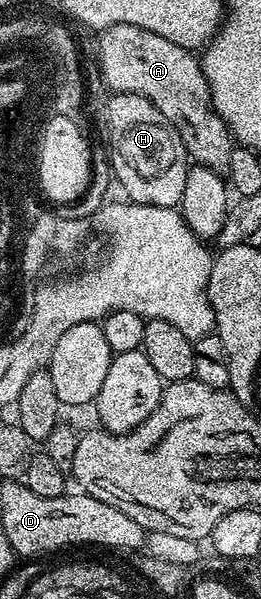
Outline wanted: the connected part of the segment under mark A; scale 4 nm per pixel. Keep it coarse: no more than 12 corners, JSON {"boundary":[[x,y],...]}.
{"boundary":[[114,25],[98,65],[176,127],[193,164],[229,174],[236,138],[191,50]]}

